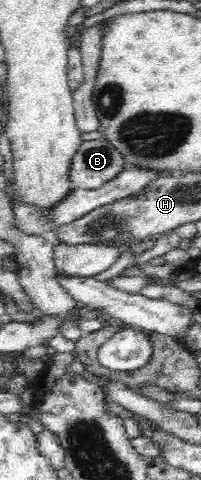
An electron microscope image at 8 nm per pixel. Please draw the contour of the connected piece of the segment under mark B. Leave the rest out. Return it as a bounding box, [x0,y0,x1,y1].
[70,140,126,191]

